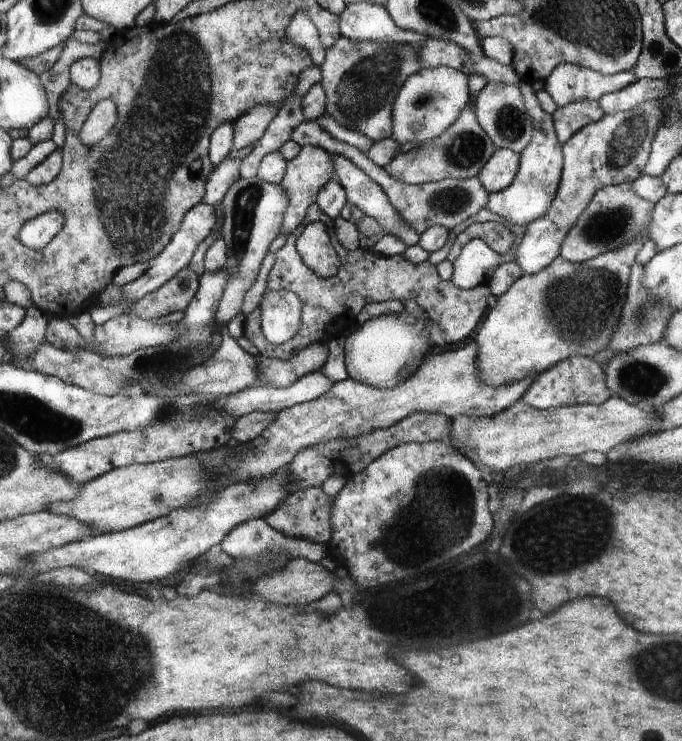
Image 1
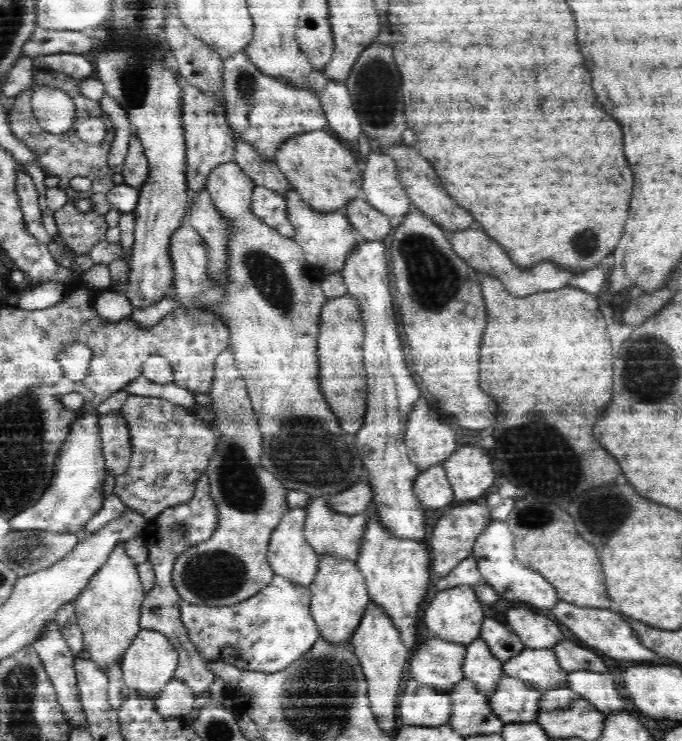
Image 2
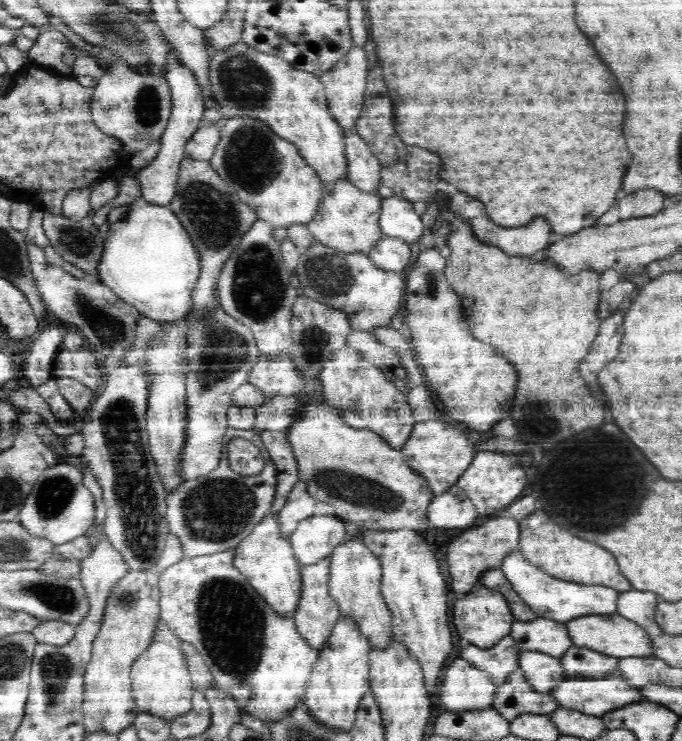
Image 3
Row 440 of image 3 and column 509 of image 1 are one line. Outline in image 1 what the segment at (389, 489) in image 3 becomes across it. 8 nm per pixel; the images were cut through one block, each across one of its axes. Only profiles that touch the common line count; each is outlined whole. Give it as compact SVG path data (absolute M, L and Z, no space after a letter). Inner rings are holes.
M649 226L638 239L621 249L581 263L573 263L559 257L536 274L522 274L497 298L496 306L489 312L482 328L476 334L478 370L483 380L490 386L500 388L536 376L537 373L546 371L571 356L585 356L594 360L597 353L607 348L616 325L620 323L630 271L648 239Z

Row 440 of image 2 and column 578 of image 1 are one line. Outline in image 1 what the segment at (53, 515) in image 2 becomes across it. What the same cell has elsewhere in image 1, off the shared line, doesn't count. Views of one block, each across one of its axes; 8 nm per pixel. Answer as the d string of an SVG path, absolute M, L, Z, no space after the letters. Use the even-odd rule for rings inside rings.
M560 63L544 82L544 90L558 107L576 101L598 101L601 96L626 88L634 76L626 71L605 75L572 63Z

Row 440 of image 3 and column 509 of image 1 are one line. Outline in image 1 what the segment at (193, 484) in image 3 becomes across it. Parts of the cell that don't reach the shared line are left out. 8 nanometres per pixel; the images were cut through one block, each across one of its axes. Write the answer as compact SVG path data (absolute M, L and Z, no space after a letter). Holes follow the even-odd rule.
M486 207L479 210L474 216L471 216L470 219L466 219L464 223L460 223L458 227L454 227L450 229L450 241L453 242L456 240L458 233L461 233L468 225L474 223L484 223L486 221L495 221L497 223L501 223L506 228L509 228L515 234L514 244L510 246L510 250L504 254L498 254L494 252L482 238L474 238L467 242L460 251L458 258L452 263L452 278L451 281L454 284L457 284L460 289L469 290L475 288L479 285L487 285L492 279L494 272L498 269L500 264L503 263L514 263L516 261L516 253L517 253L517 245L521 238L524 236L527 228L524 225L513 225L511 222L508 222L506 218L502 218L502 216L498 216L498 214L494 214L494 212L490 212Z

